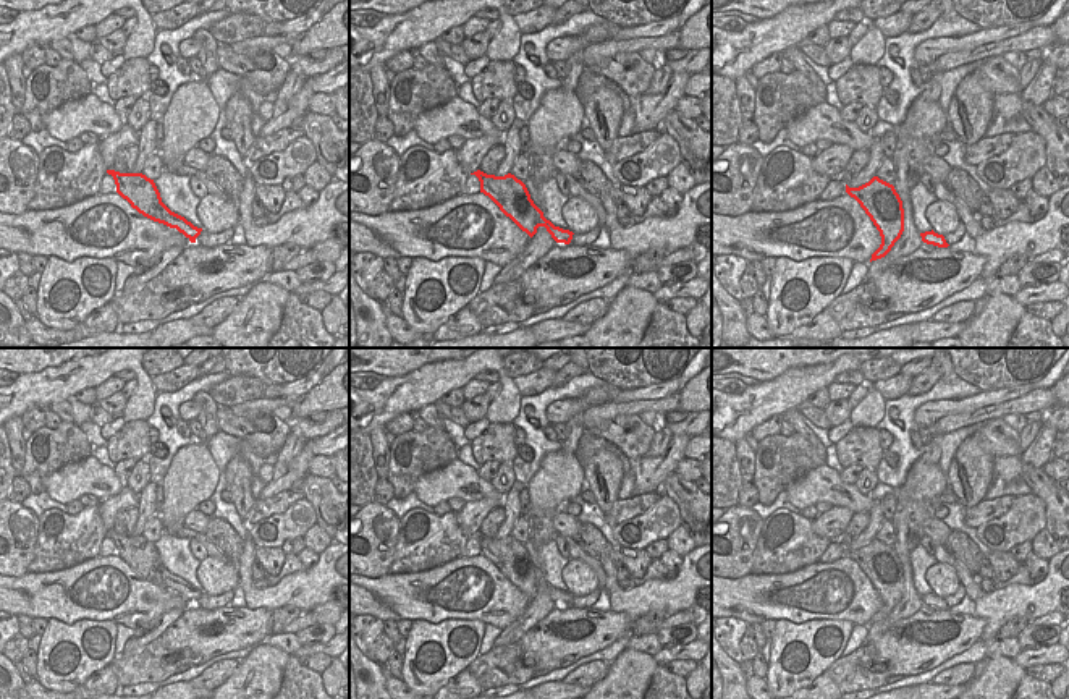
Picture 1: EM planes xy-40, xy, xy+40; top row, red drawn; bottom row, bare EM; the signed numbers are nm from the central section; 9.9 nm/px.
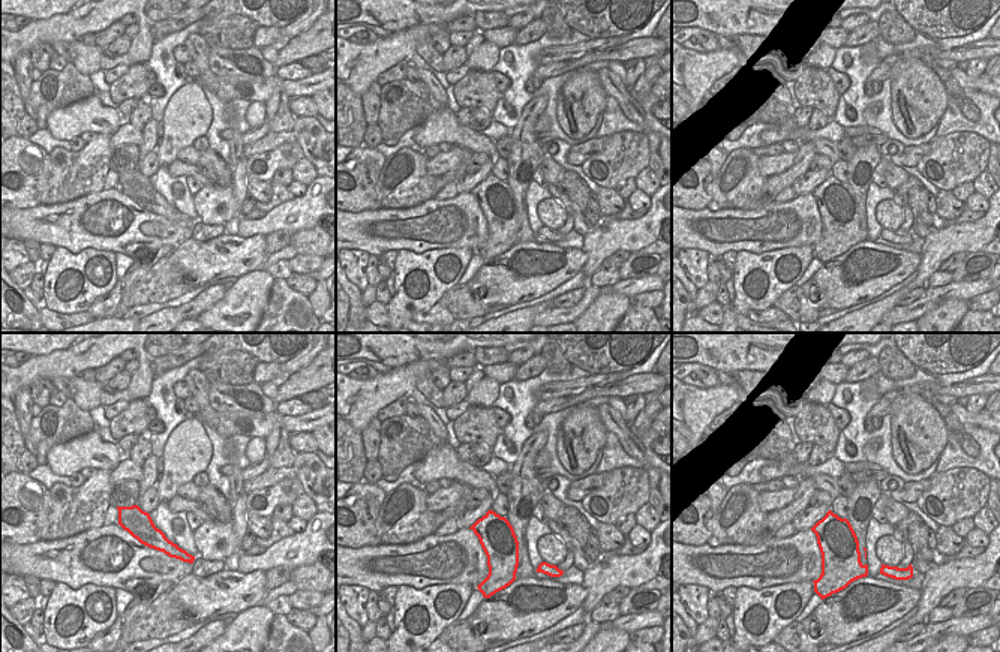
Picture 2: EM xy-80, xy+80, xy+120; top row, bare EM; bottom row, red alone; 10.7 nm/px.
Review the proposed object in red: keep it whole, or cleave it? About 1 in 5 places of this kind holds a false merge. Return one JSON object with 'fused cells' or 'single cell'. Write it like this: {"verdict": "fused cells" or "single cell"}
{"verdict": "single cell"}

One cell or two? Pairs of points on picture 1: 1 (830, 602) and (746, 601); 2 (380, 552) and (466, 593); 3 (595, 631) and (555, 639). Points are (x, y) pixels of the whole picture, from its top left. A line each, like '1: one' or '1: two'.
1: one
2: two
3: one

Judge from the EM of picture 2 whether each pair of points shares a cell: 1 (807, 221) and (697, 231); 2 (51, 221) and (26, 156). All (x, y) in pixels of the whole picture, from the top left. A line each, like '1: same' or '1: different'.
1: same
2: different

